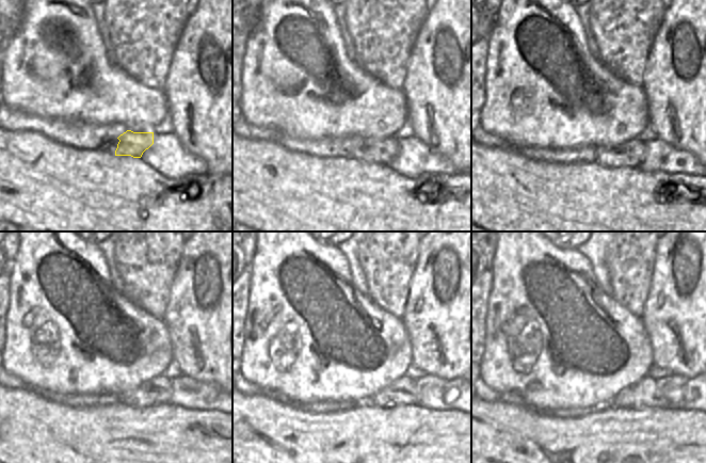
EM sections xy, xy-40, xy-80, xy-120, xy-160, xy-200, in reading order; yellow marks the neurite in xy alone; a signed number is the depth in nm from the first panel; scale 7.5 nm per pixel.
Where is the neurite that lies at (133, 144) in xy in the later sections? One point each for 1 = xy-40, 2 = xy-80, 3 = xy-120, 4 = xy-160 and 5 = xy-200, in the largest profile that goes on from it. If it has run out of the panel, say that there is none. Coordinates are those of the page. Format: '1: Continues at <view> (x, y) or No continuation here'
1: Continues at xy-40 (379, 150)
2: Continues at xy-80 (630, 154)
3: Continues at xy-120 (157, 390)
4: Continues at xy-160 (402, 392)
5: Continues at xy-200 (643, 394).

